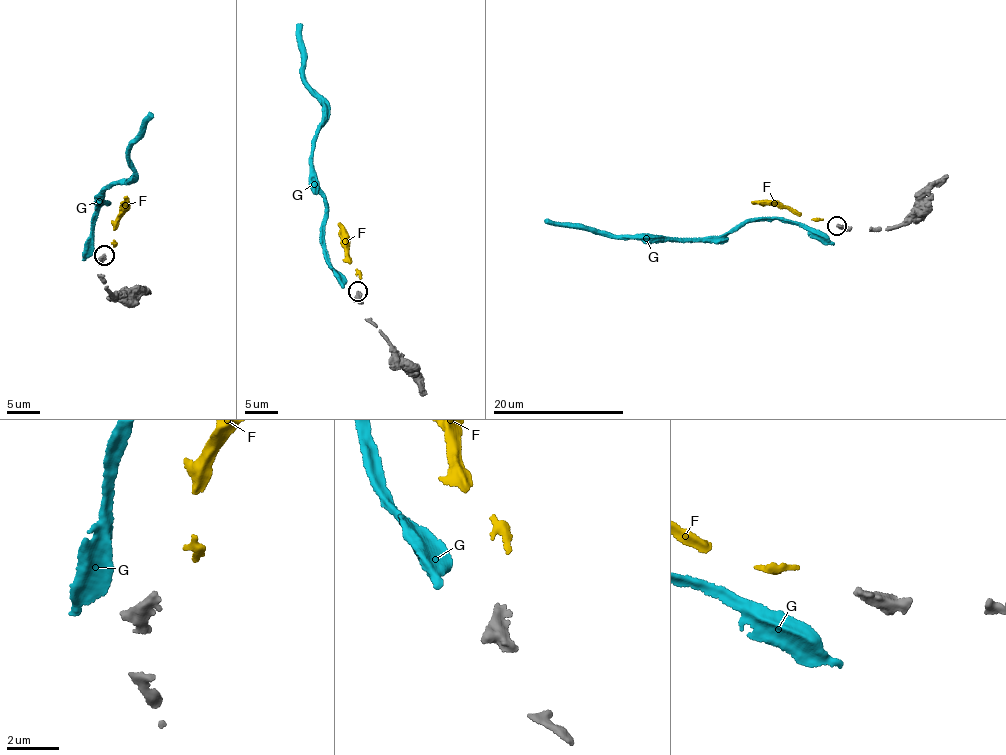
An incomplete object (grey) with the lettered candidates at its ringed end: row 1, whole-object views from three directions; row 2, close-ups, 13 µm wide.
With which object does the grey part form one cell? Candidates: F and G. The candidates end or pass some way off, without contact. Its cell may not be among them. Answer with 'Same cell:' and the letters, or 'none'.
Same cell: F

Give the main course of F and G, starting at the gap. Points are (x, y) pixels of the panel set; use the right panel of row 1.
F: (822, 219), (811, 220), (779, 206), (751, 201)
G: (828, 236), (765, 216), (743, 222), (729, 232), (705, 236), (697, 242), (636, 234), (622, 237), (544, 220)

